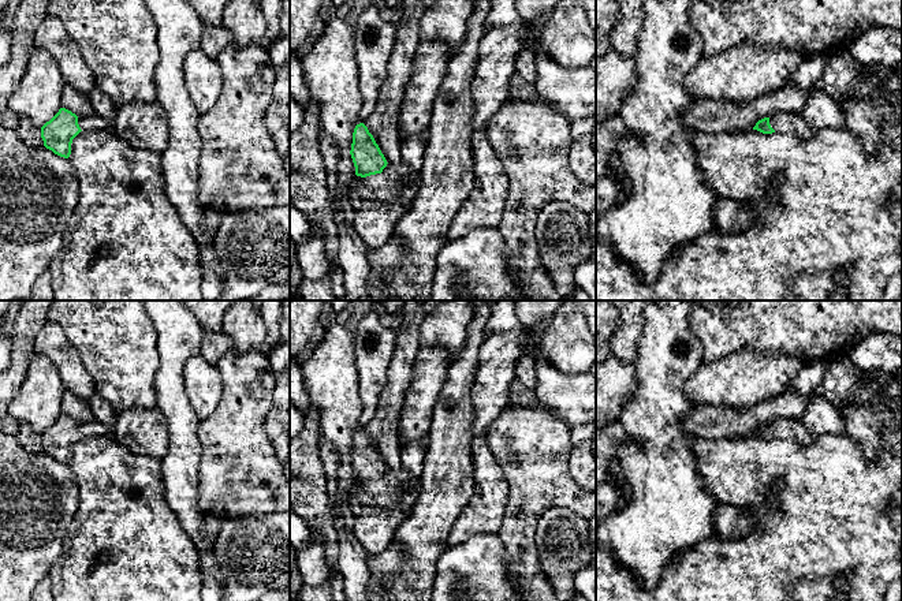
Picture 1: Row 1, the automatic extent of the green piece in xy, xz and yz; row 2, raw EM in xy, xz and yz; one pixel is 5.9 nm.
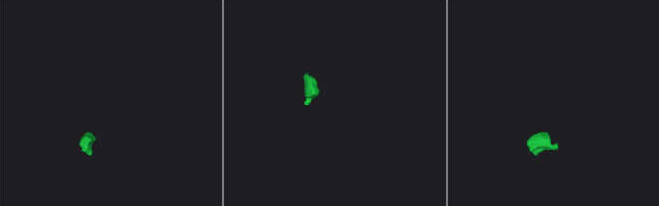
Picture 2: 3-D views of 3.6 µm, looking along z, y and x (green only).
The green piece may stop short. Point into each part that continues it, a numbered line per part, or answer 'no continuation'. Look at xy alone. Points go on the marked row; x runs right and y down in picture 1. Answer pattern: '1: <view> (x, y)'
1: xy (93, 122)

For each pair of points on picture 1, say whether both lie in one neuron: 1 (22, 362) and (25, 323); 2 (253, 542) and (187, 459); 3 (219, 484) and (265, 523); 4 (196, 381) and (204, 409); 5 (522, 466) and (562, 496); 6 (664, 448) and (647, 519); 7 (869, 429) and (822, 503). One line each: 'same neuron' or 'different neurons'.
1: same neuron
2: different neurons
3: different neurons
4: same neuron
5: same neuron
6: same neuron
7: different neurons

